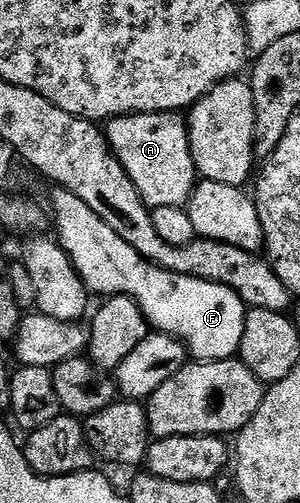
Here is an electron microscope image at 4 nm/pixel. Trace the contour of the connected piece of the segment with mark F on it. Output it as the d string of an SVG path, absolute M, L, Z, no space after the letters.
M57 189L54 192L51 219L52 222L53 219L57 222L56 238L61 248L71 257L79 277L90 293L94 296L101 295L100 297L126 295L134 299L150 328L154 332L178 339L185 346L190 360L198 363L223 361L234 358L240 352L247 306L239 293L228 288L227 285L203 280L195 275L173 272L171 269L161 268L151 260L144 259L127 241L123 241L123 237L119 237L119 233L115 233L115 229L111 229L111 225L107 225L107 221L103 221L103 217L99 217L99 213L95 213L95 209L79 201L79 197L75 197L70 191Z

